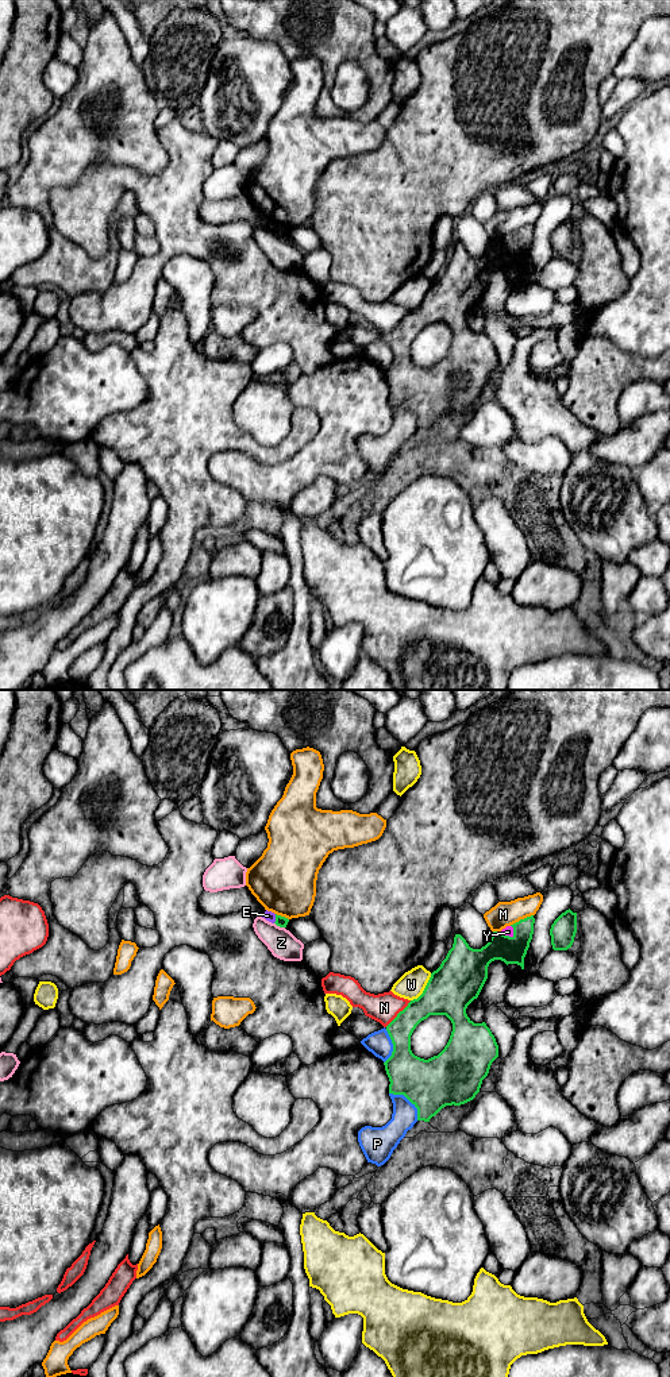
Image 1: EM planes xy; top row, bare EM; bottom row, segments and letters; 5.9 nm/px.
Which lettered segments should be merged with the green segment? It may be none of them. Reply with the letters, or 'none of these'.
none of these

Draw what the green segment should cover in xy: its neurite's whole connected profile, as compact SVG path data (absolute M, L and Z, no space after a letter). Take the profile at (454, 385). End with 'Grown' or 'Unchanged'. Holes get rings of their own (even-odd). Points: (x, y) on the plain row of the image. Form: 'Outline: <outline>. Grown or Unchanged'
Outline: M534 224L511 234L513 244L493 240L489 251L473 258L461 243L455 243L453 256L440 275L431 282L423 302L408 312L386 335L393 352L392 364L384 371L389 386L389 402L404 404L416 417L417 429L430 431L443 416L461 414L475 406L492 371L498 366L498 354L485 331L474 332L466 323L467 315L478 306L486 288L488 275L494 269L507 274L517 273L524 278L524 266L534 243ZM430 324L446 324L453 340L444 358L428 369L411 359L411 344L416 335Z. Unchanged

